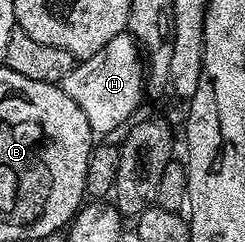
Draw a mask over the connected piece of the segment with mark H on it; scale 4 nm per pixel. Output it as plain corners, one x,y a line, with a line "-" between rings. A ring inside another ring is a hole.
124,31
109,39
97,55
82,58
61,82
61,87
69,99
81,107
85,119
89,119
92,134
109,135
114,129
123,129
144,104
145,98
145,61
135,38

